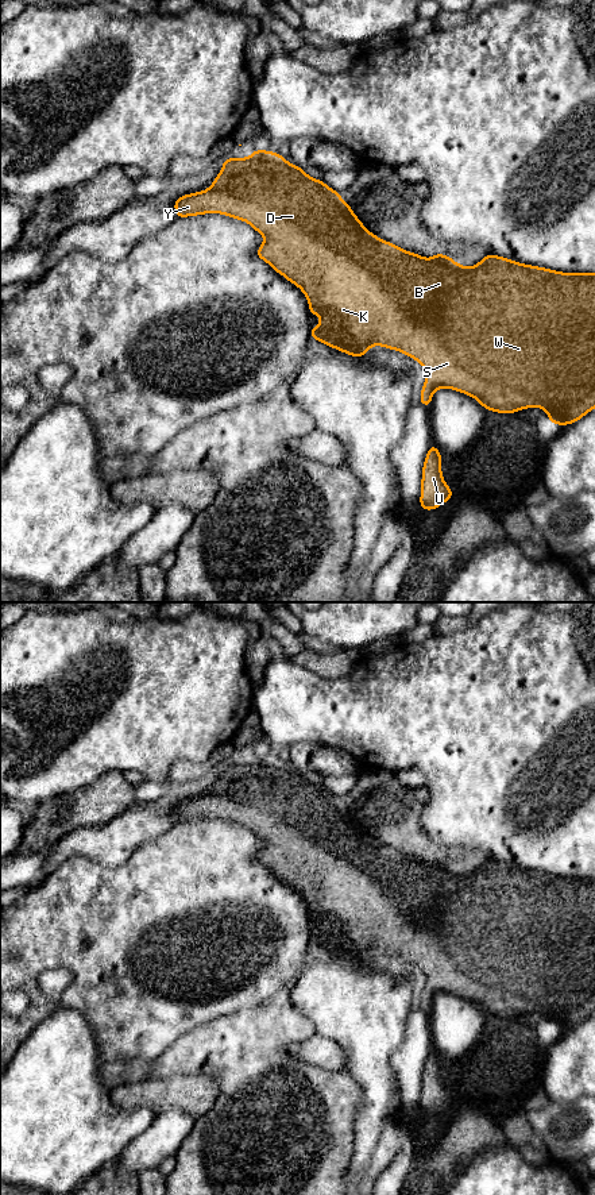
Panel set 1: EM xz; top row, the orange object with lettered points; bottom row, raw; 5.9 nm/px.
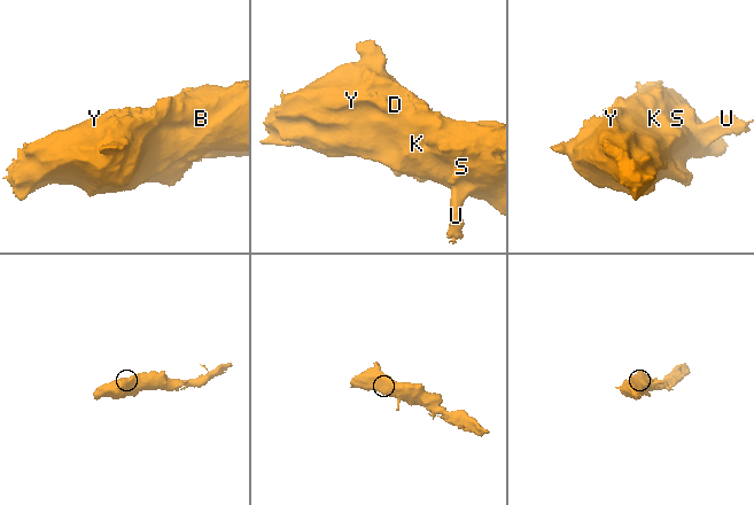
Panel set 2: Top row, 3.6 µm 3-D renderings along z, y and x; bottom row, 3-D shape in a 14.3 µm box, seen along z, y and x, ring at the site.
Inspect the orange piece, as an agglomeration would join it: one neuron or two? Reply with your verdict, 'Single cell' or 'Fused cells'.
Single cell

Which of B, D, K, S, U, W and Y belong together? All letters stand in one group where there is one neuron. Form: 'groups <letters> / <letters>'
groups B D K S U W Y

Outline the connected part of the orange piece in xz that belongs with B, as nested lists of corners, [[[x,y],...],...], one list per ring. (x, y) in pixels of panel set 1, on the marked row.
[[[252,150],[248,158],[225,158],[213,184],[205,190],[183,194],[174,200],[174,212],[177,219],[219,213],[248,223],[264,238],[264,242],[258,247],[256,257],[301,289],[308,300],[310,316],[320,315],[320,325],[310,327],[310,339],[322,342],[328,347],[358,359],[362,359],[374,344],[413,358],[425,370],[425,382],[420,396],[420,404],[424,406],[430,406],[434,392],[443,388],[471,396],[484,409],[502,415],[528,408],[541,408],[546,412],[549,423],[555,425],[573,424],[595,409],[595,273],[564,273],[519,263],[495,254],[487,254],[475,266],[465,267],[443,253],[425,258],[402,250],[399,246],[382,240],[370,232],[353,213],[351,204],[345,204],[337,190],[333,190],[321,180],[312,178],[304,169],[287,162],[279,153],[268,150]]]

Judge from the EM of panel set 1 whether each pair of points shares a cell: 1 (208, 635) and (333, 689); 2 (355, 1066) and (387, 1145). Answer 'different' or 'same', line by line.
1: different
2: different

